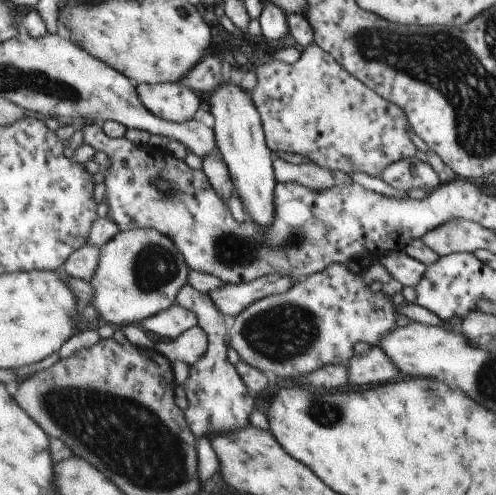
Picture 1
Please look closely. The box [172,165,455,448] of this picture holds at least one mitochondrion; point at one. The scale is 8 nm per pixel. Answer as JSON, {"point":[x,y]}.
{"point":[283,333]}

